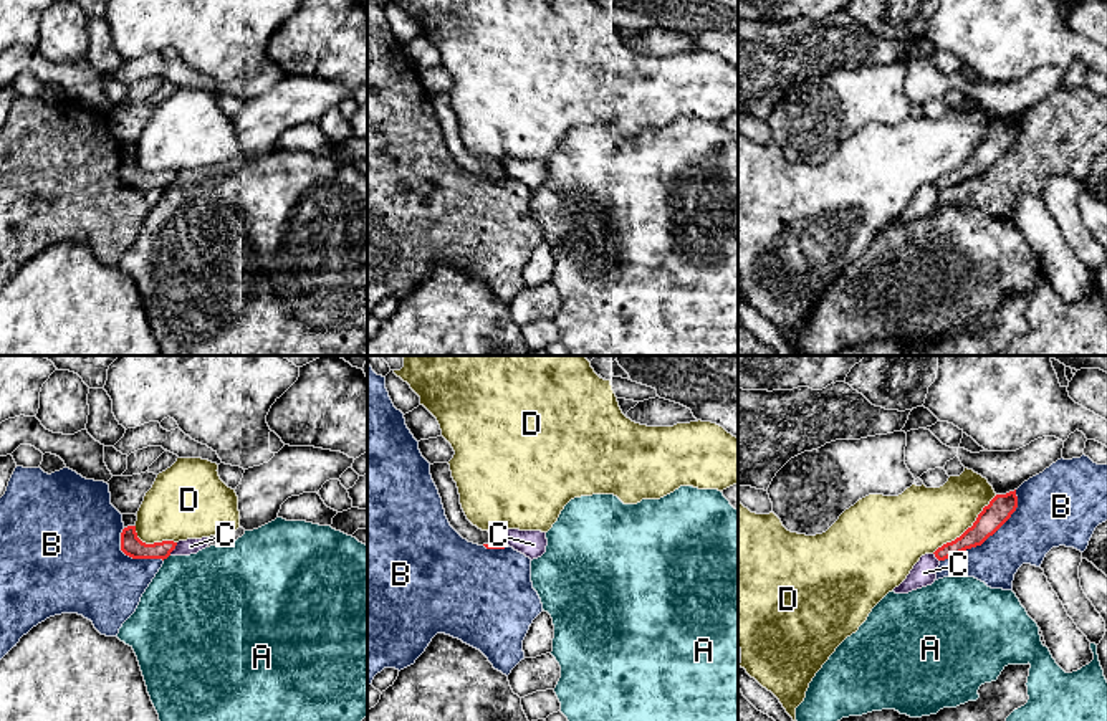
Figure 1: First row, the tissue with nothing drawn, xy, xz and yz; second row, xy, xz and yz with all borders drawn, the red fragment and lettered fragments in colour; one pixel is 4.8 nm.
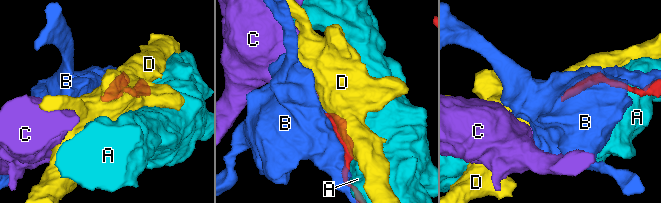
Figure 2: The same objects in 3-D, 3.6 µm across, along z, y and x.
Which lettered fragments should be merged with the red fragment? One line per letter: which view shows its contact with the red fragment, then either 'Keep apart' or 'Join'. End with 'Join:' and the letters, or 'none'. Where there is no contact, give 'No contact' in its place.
A: Touches red in xy. Keep apart
B: Touches red in yz. Keep apart
C: Touches red in xy. Keep apart
D: Touches red in yz. Keep apart
Join: none

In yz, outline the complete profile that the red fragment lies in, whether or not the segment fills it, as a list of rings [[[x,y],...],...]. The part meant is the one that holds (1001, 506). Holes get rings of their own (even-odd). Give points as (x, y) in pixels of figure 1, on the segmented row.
[[[1016,489],[1006,494],[996,494],[988,506],[978,514],[971,528],[968,528],[960,537],[943,544],[933,554],[938,561],[945,561],[966,549],[981,546],[990,536],[993,536],[1016,511],[1018,496]]]

